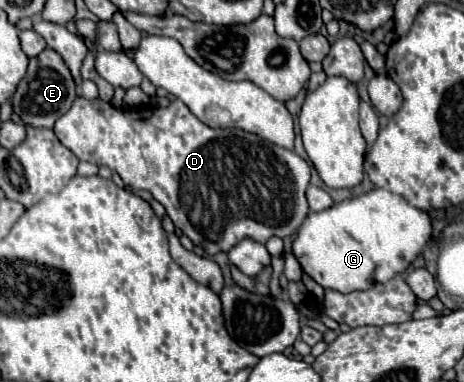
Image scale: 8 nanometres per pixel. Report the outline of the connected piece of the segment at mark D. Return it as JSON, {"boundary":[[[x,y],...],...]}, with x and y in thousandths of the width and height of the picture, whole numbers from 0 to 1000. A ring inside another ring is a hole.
{"boundary":[[[166,254],[153,285],[123,312],[114,343],[170,421],[231,432],[252,448],[282,495],[300,500],[308,490],[325,500],[330,516],[351,531],[377,594],[420,641],[438,647],[446,668],[494,657],[519,626],[550,626],[558,636],[575,636],[580,620],[614,626],[644,599],[666,558],[657,500],[670,442],[657,416],[519,338],[459,338],[433,322],[386,259],[369,264],[356,285],[304,280],[304,291],[291,291],[252,285],[218,259]]]}

